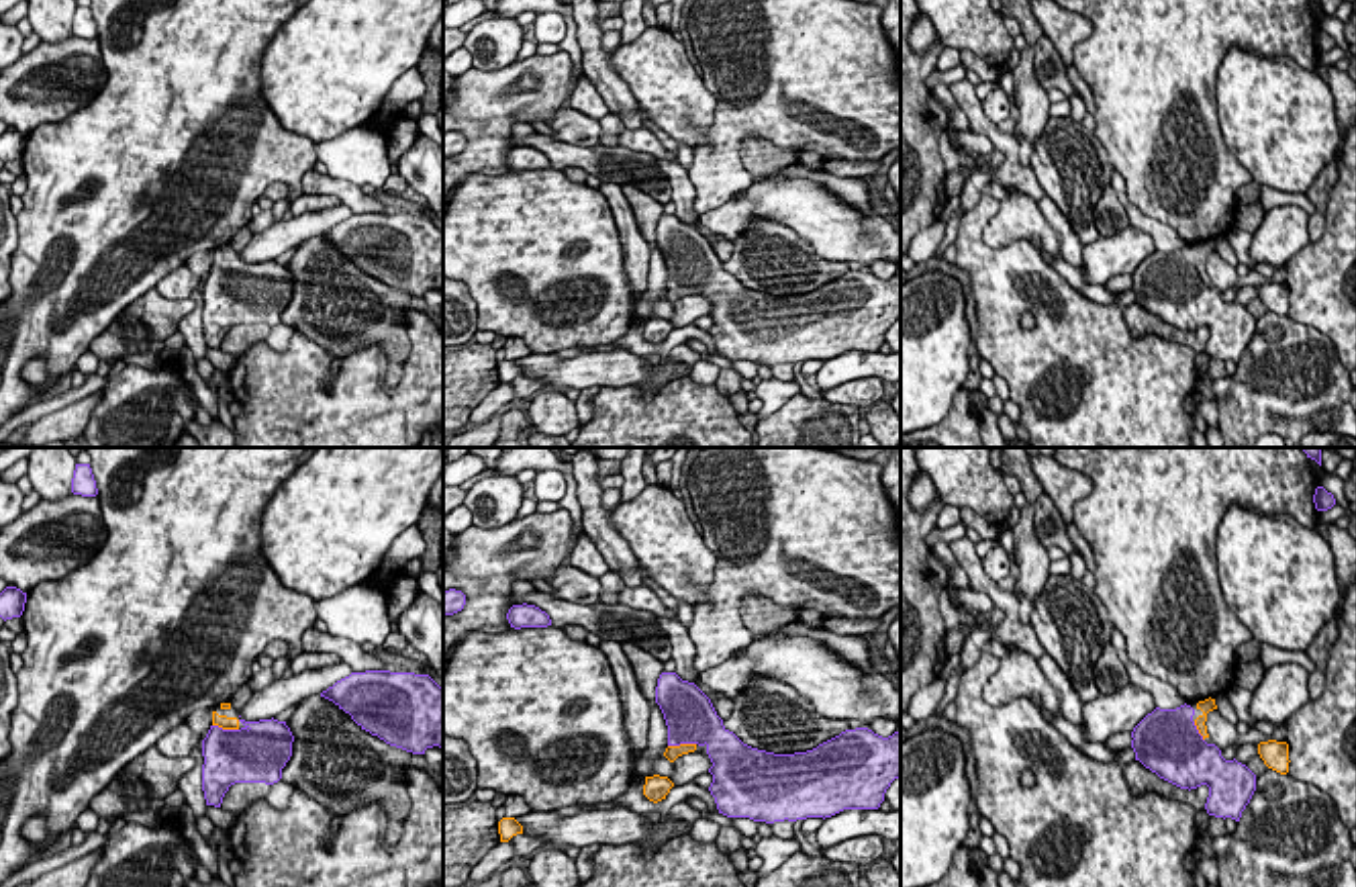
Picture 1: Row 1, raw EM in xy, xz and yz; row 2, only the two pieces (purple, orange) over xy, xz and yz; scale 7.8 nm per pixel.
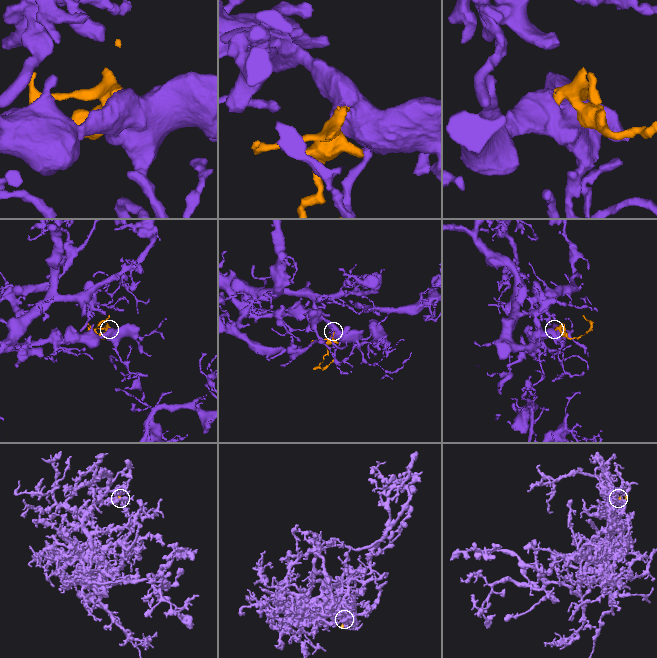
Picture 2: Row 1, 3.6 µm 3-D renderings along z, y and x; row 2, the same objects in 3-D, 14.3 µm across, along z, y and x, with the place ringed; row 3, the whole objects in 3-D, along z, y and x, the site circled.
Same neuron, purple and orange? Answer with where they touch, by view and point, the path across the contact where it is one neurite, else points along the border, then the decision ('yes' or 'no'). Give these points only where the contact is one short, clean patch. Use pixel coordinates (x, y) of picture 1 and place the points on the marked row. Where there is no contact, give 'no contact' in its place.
xz (681, 742) | across xz (691, 718), (681, 742), (672, 753) | yes

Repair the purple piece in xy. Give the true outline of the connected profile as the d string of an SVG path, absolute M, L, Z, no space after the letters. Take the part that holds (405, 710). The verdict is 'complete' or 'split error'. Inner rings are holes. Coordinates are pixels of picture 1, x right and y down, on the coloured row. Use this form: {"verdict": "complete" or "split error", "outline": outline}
{"verdict": "complete", "outline": "M351 672L321 697L390 746L413 754L443 748L443 689L429 674Z"}

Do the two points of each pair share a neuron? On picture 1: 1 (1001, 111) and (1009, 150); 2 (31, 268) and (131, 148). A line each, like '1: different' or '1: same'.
1: different
2: same

